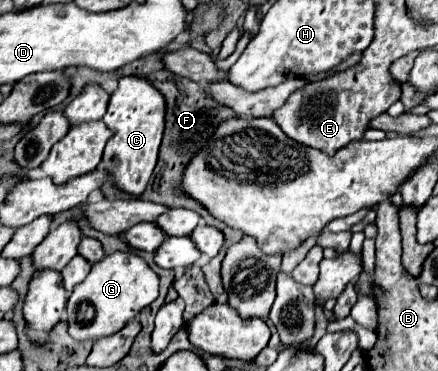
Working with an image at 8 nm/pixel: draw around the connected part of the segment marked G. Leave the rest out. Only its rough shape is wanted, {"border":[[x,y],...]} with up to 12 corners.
{"border":[[132,252],[96,262],[68,298],[68,334],[100,340],[158,296]]}

